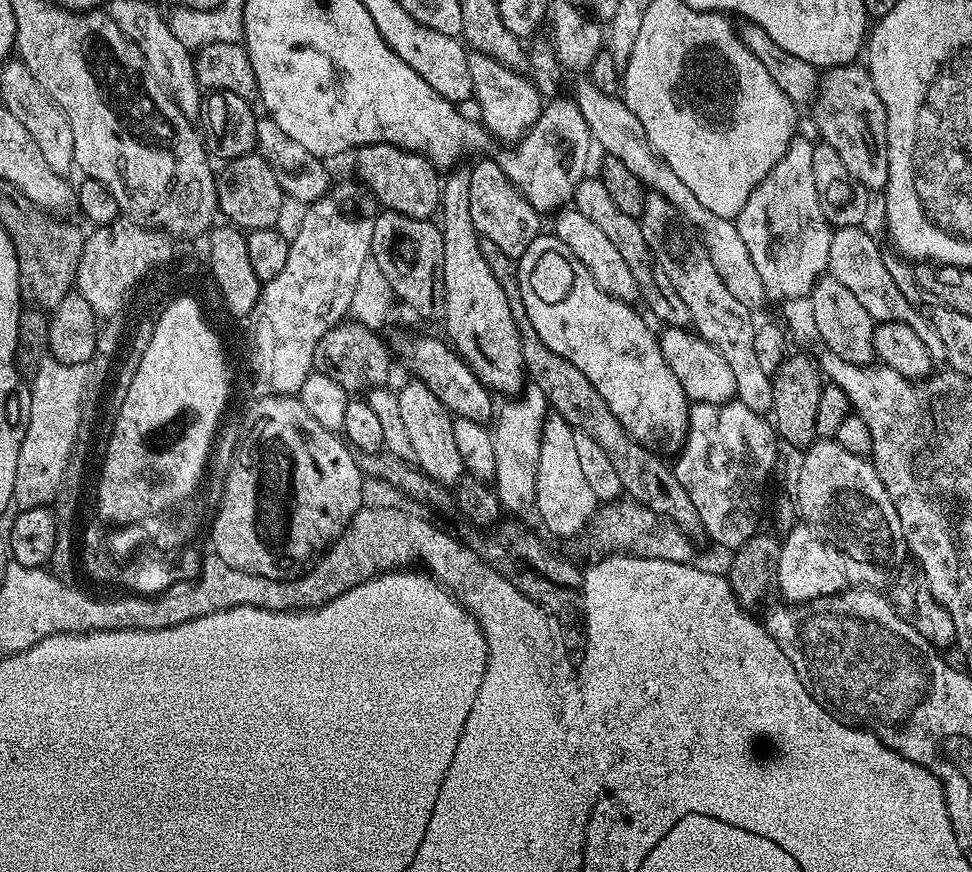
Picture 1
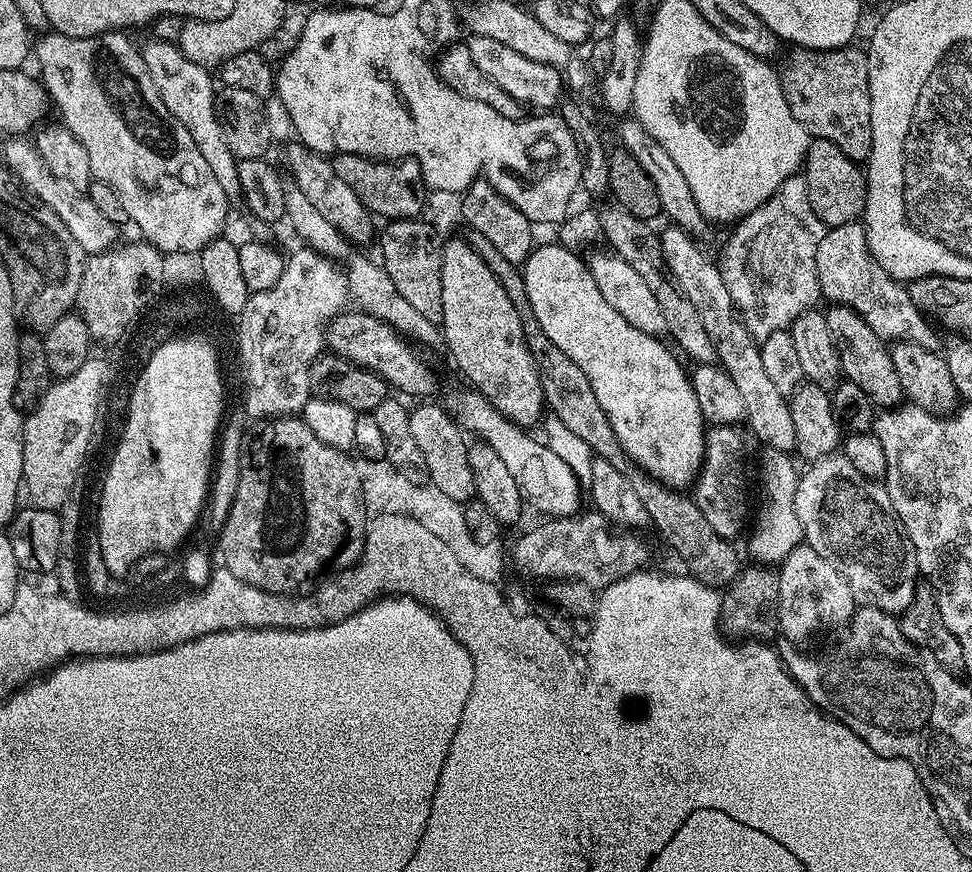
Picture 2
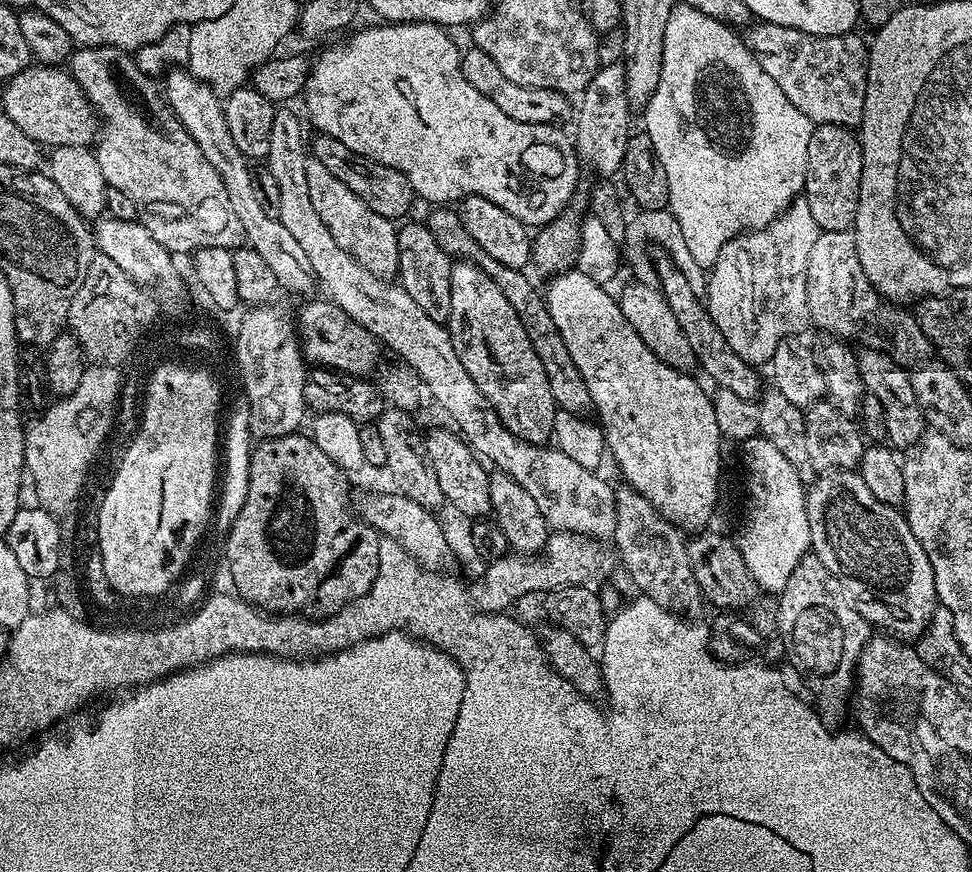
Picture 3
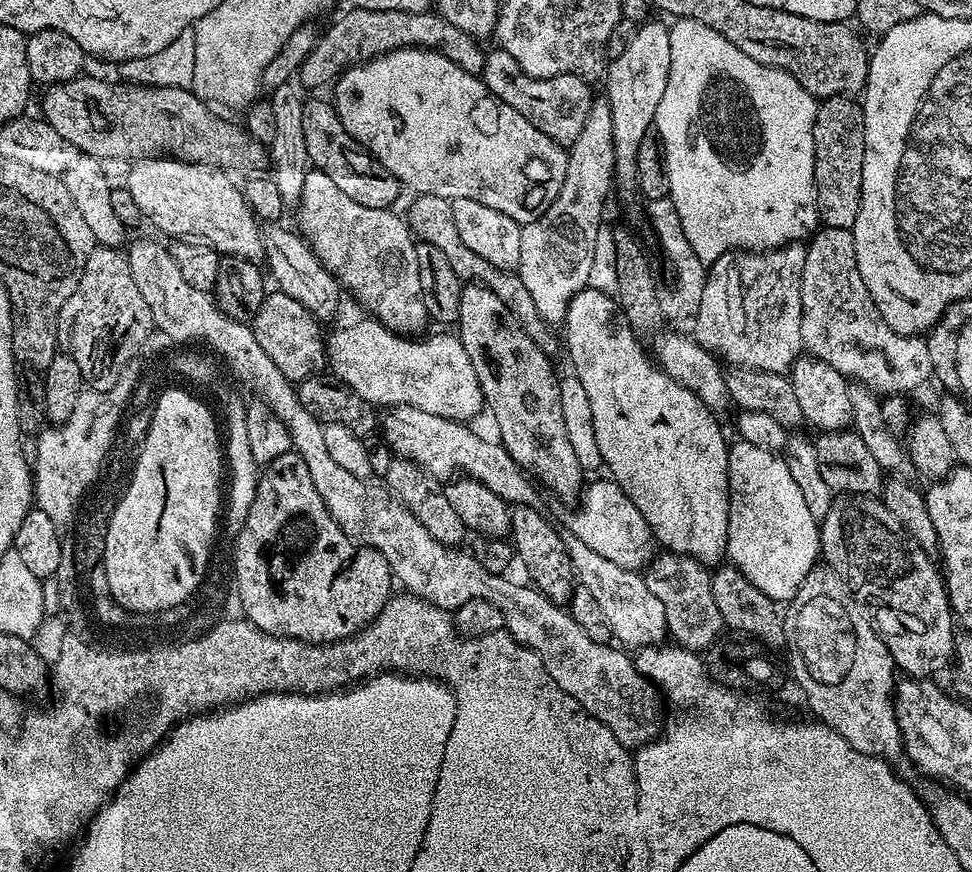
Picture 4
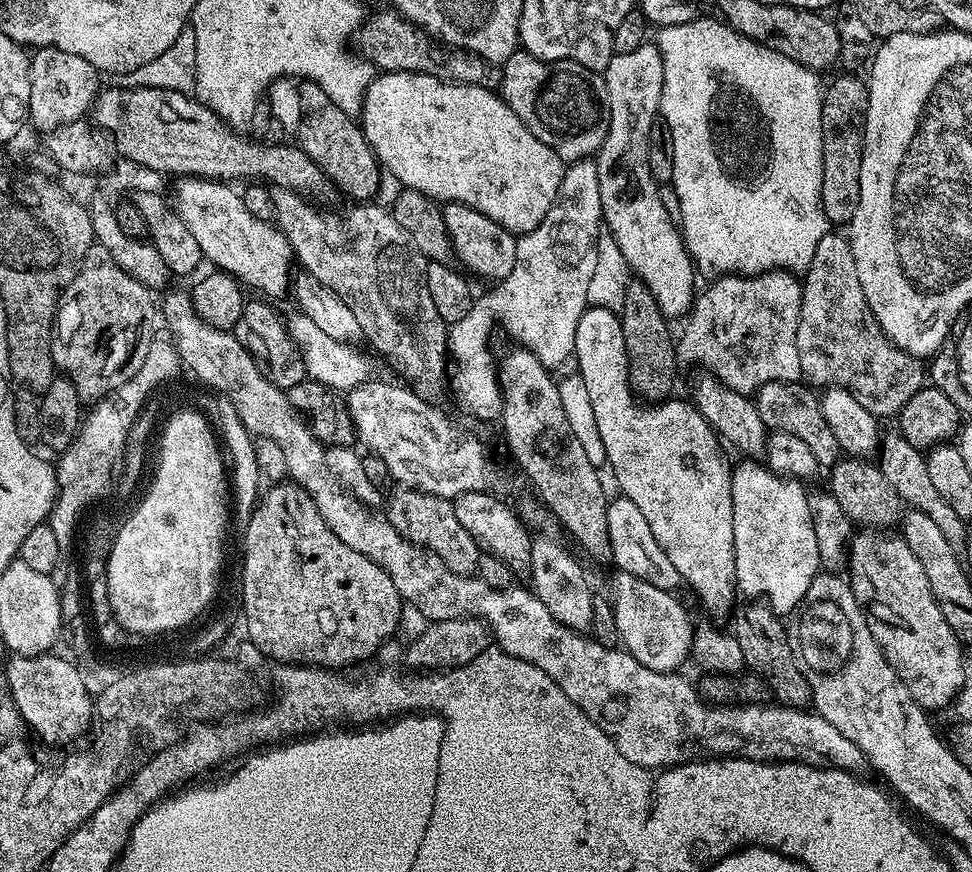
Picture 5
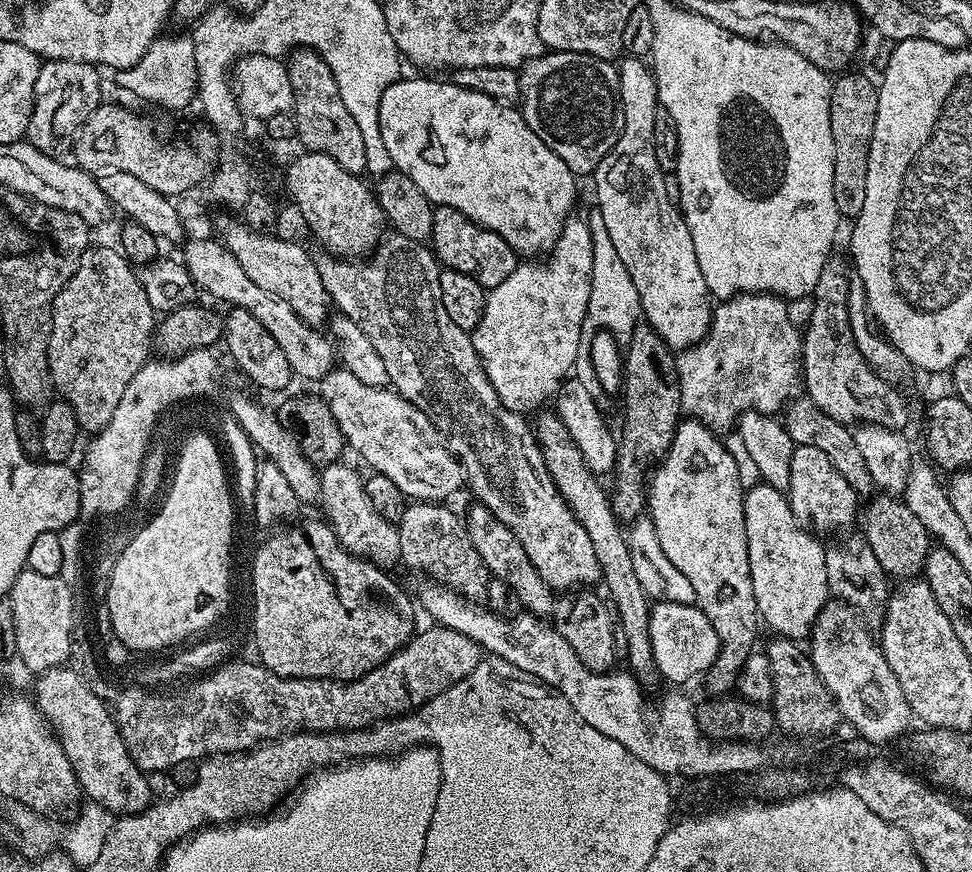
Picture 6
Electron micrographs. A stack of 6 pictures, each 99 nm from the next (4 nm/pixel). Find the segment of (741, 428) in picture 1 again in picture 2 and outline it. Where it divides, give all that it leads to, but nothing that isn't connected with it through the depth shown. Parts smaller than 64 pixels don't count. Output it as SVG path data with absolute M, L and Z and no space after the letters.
M722 424L719 426L712 426L707 429L706 435L704 437L704 465L700 467L700 475L696 477L696 483L694 485L694 499L696 505L698 506L698 510L702 510L703 516L706 518L706 522L710 522L710 527L714 529L714 534L718 534L722 538L726 538L727 540L735 541L737 539L736 535L739 534L740 531L745 528L750 520L750 512L748 516L748 448L744 445L744 436L740 433L741 429L739 427L730 425L730 424Z

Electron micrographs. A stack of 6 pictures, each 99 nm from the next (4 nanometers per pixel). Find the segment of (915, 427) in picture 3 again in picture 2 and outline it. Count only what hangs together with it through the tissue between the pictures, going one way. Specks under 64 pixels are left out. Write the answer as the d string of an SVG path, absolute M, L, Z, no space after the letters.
M836 304L829 308L832 309L827 309L824 312L824 317L826 318L826 326L830 326L830 338L834 338L834 346L838 350L843 379L854 382L854 386L860 387L868 395L873 405L884 410L897 407L905 399L905 395L898 373L894 371L894 362L889 345L878 334L874 334L874 330L870 330L870 326L866 326L863 318L852 308L847 308L845 304Z

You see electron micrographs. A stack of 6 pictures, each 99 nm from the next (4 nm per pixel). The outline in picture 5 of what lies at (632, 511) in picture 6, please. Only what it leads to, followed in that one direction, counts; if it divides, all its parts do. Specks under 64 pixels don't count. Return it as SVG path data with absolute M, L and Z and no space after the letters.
M629 279L626 286L626 298L618 309L622 326L622 342L626 342L626 358L628 359L628 380L632 390L644 402L659 402L669 399L676 388L676 340L674 332L668 329L669 317L658 310L658 302L654 302L654 294L646 290L641 280Z

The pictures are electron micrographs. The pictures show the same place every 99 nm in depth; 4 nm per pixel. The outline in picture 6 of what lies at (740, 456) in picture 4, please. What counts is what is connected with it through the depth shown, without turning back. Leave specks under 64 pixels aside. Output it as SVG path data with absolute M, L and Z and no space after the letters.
M766 483L753 484L745 491L744 494L744 517L746 518L746 550L748 551L748 557L750 558L750 582L754 582L754 602L756 608L760 611L760 620L763 623L768 623L773 628L775 635L784 637L785 639L800 640L802 636L807 637L812 630L812 624L818 618L818 614L824 608L824 605L828 603L830 599L830 593L828 591L828 583L826 582L826 554L824 553L825 545L819 544L815 540L817 537L813 535L811 531L793 514L791 506L788 505L788 497L783 491L774 486L770 486Z

